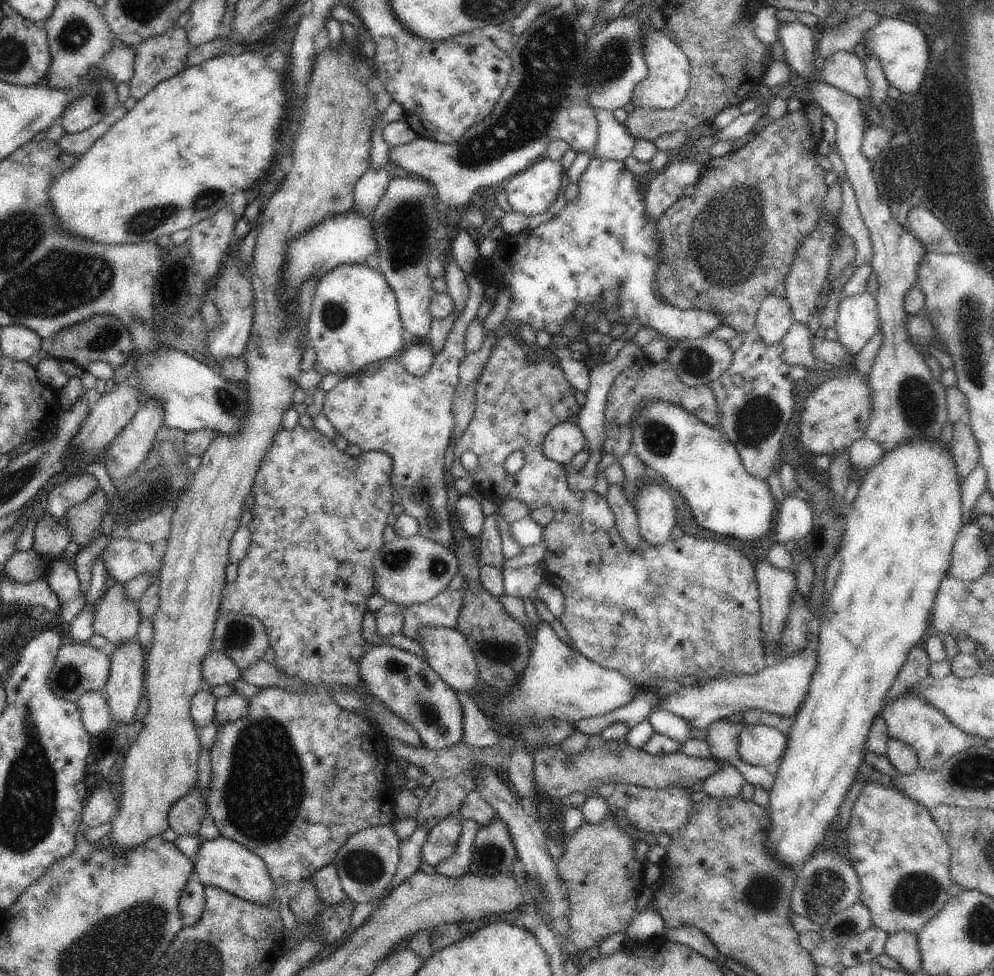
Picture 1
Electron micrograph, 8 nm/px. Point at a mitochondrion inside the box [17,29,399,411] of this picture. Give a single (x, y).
(149, 220)

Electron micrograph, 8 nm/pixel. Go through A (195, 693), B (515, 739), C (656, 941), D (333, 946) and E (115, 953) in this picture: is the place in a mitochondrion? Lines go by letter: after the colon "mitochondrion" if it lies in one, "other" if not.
A: other
B: other
C: other
D: other
E: mitochondrion

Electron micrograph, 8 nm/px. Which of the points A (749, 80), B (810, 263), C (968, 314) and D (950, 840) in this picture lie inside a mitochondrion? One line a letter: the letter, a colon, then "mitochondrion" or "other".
A: other
B: other
C: mitochondrion
D: other

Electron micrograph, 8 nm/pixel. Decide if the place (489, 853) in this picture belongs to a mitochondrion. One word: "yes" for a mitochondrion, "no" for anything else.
yes

